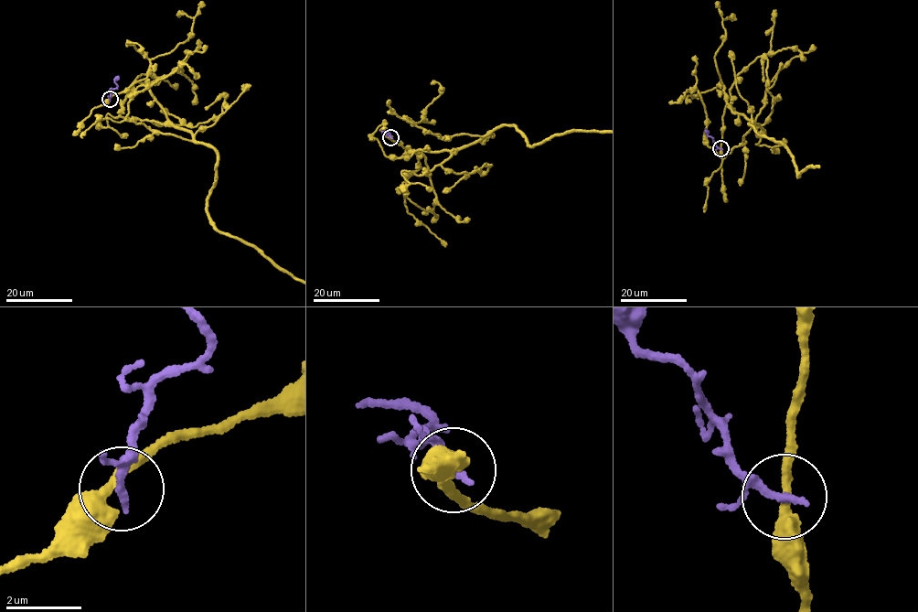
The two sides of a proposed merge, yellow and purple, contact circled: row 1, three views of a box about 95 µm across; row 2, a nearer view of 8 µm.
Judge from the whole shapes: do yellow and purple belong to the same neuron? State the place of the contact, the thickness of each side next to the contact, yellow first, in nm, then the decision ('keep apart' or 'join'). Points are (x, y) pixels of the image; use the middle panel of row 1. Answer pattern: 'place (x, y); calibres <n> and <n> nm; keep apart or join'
place (390, 137); calibres 320 and 180 nm; keep apart

